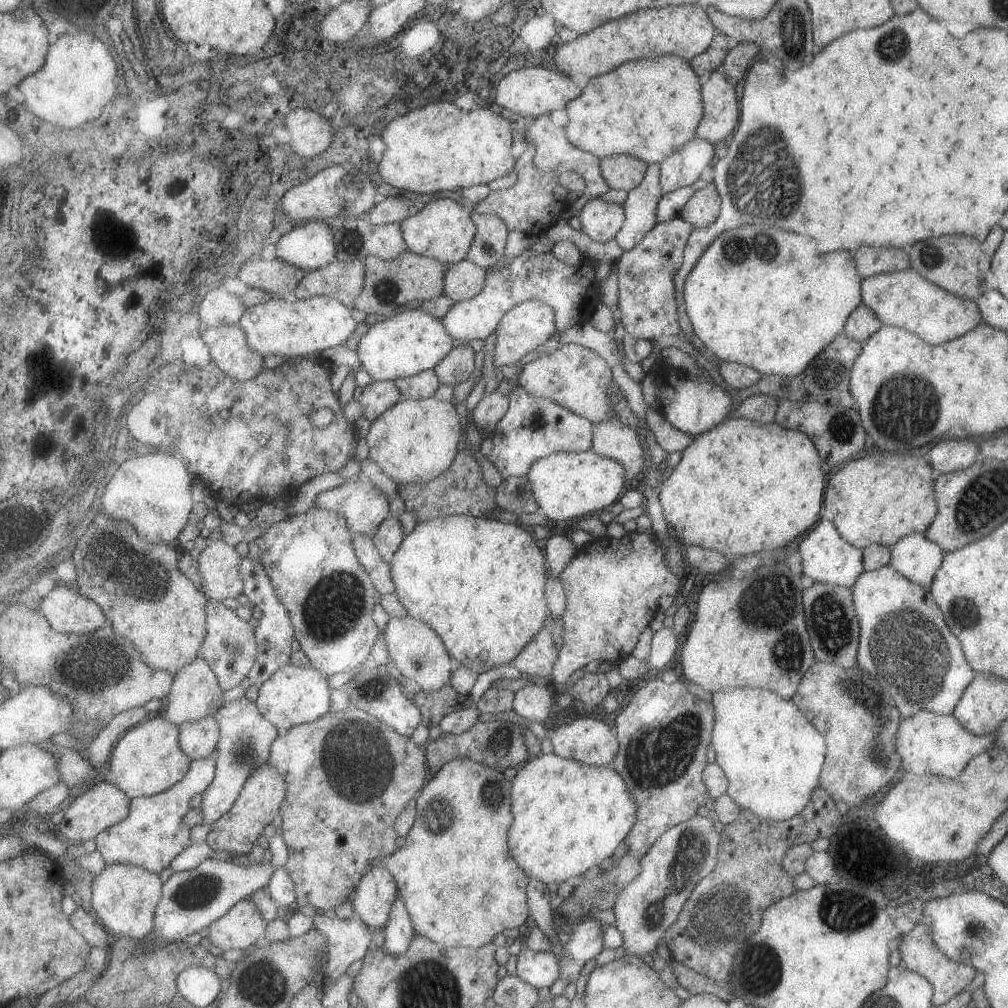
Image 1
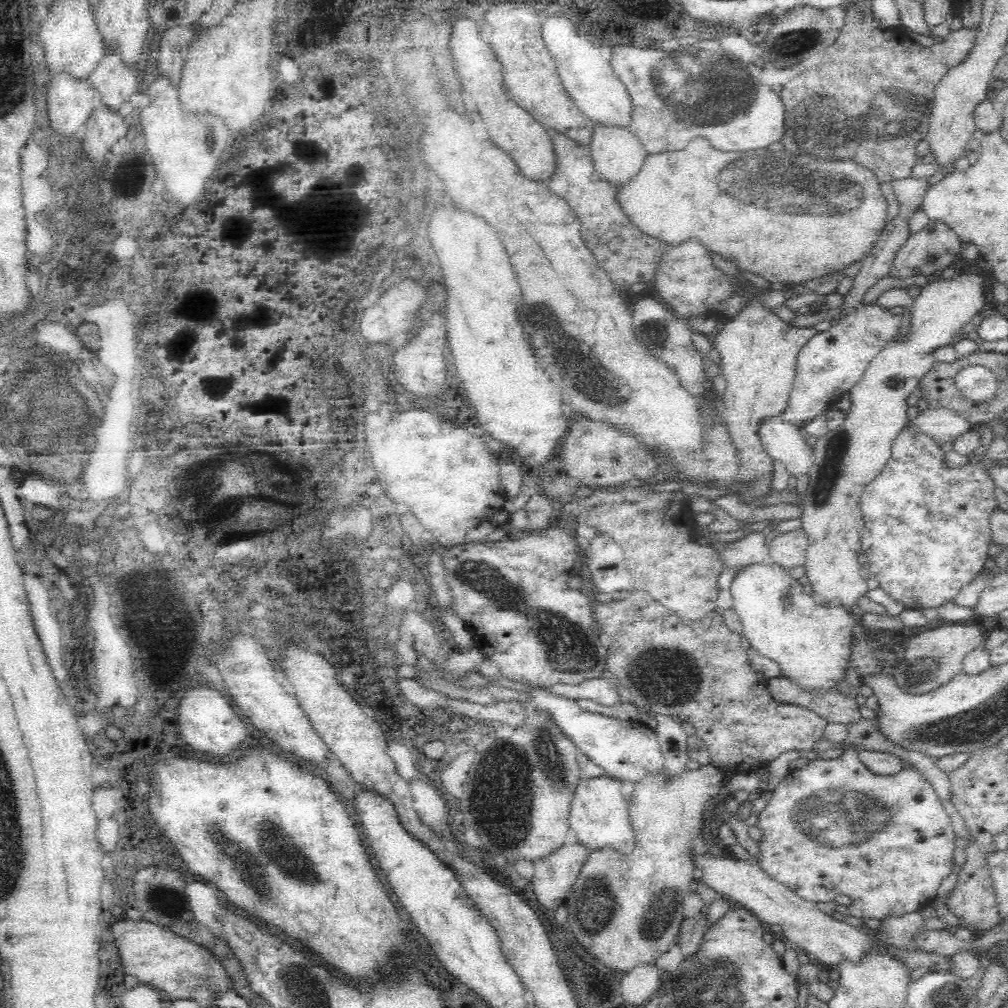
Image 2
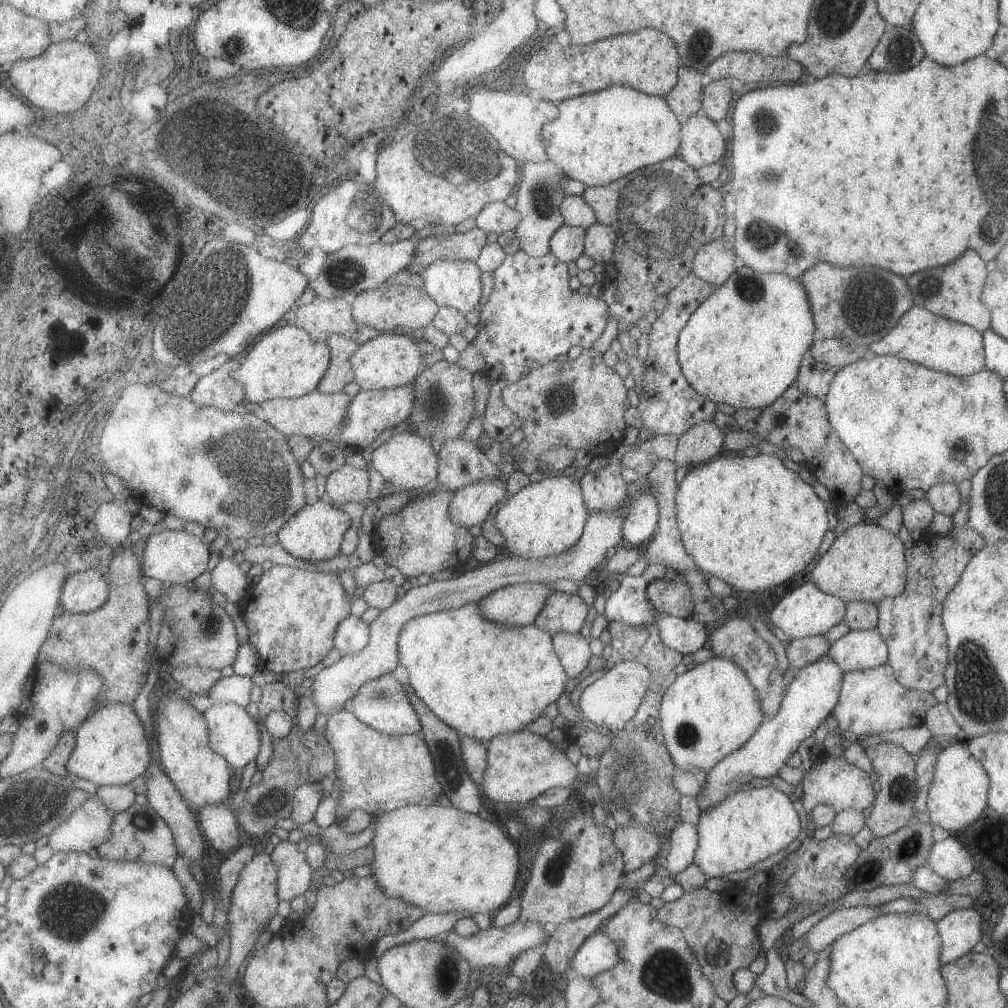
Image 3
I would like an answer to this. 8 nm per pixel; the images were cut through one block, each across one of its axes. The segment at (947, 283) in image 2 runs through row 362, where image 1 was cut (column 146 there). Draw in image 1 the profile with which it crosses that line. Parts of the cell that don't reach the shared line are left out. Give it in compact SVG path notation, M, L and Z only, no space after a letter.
M129 863L105 864L94 878L92 912L96 918L117 936L141 940L151 933L156 924L156 908L163 898L164 882L159 873Z

